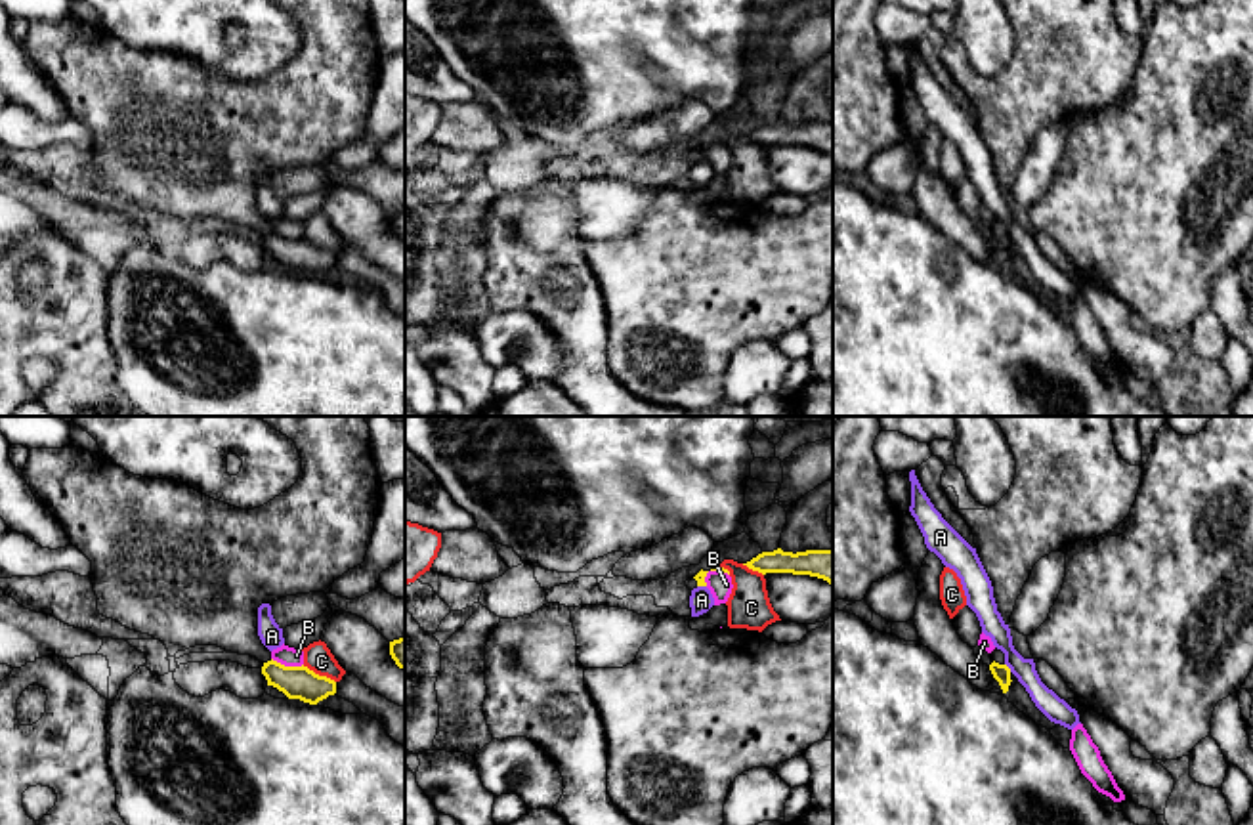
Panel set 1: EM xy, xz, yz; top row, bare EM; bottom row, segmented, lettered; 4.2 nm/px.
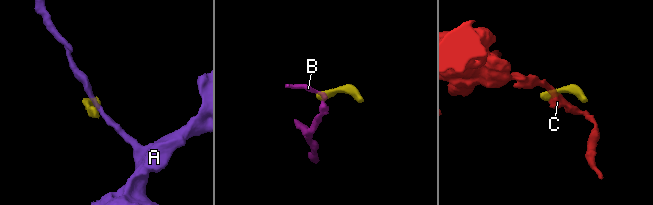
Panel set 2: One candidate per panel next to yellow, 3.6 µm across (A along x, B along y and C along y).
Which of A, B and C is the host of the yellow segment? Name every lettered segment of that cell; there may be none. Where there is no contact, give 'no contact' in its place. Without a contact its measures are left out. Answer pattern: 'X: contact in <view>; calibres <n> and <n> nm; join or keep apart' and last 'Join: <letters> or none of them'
A: contact in yz; calibres 80 and 100 nm; keep apart
B: contact in xy; calibres 140 and 80 nm; keep apart
C: contact in xy; calibres 140 and 120 nm; keep apart
Join: none of them

